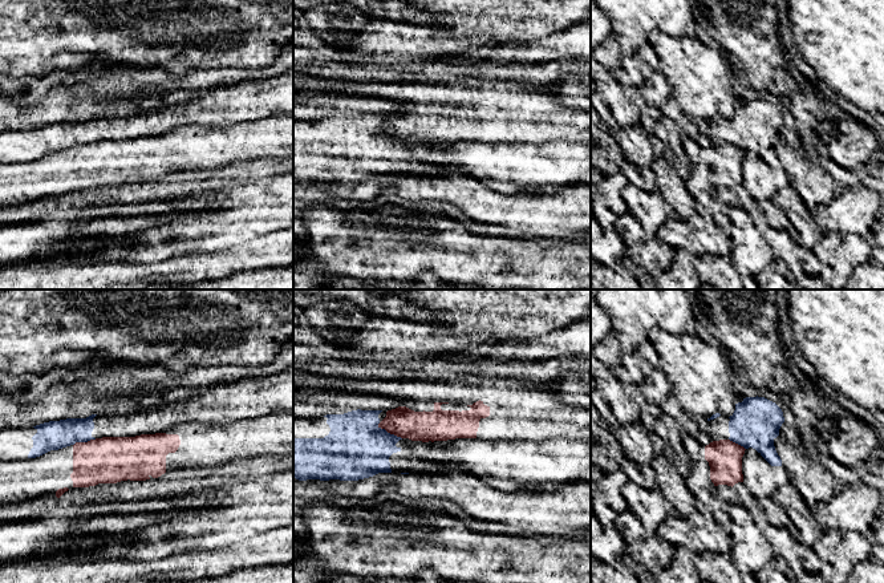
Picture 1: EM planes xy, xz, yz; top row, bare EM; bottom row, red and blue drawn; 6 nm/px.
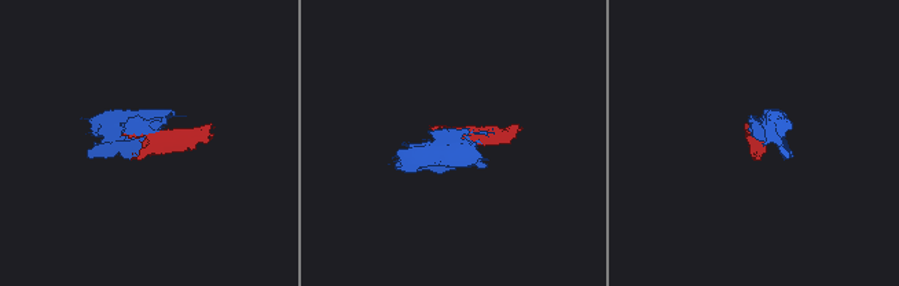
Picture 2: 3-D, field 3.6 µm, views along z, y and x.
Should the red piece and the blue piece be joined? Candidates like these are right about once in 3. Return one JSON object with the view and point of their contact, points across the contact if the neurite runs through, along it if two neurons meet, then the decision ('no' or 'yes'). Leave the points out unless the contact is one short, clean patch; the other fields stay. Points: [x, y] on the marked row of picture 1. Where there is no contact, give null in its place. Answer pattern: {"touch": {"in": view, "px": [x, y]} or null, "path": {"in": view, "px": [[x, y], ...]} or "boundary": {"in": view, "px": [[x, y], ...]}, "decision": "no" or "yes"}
{"touch": {"in": "xz", "px": [389, 432]}, "boundary": {"in": "xz", "px": [[377, 424], [401, 438]]}, "decision": "no"}

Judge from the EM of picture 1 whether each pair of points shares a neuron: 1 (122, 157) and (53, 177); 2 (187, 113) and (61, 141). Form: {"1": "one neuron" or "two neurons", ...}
{"1": "one neuron", "2": "one neuron"}

